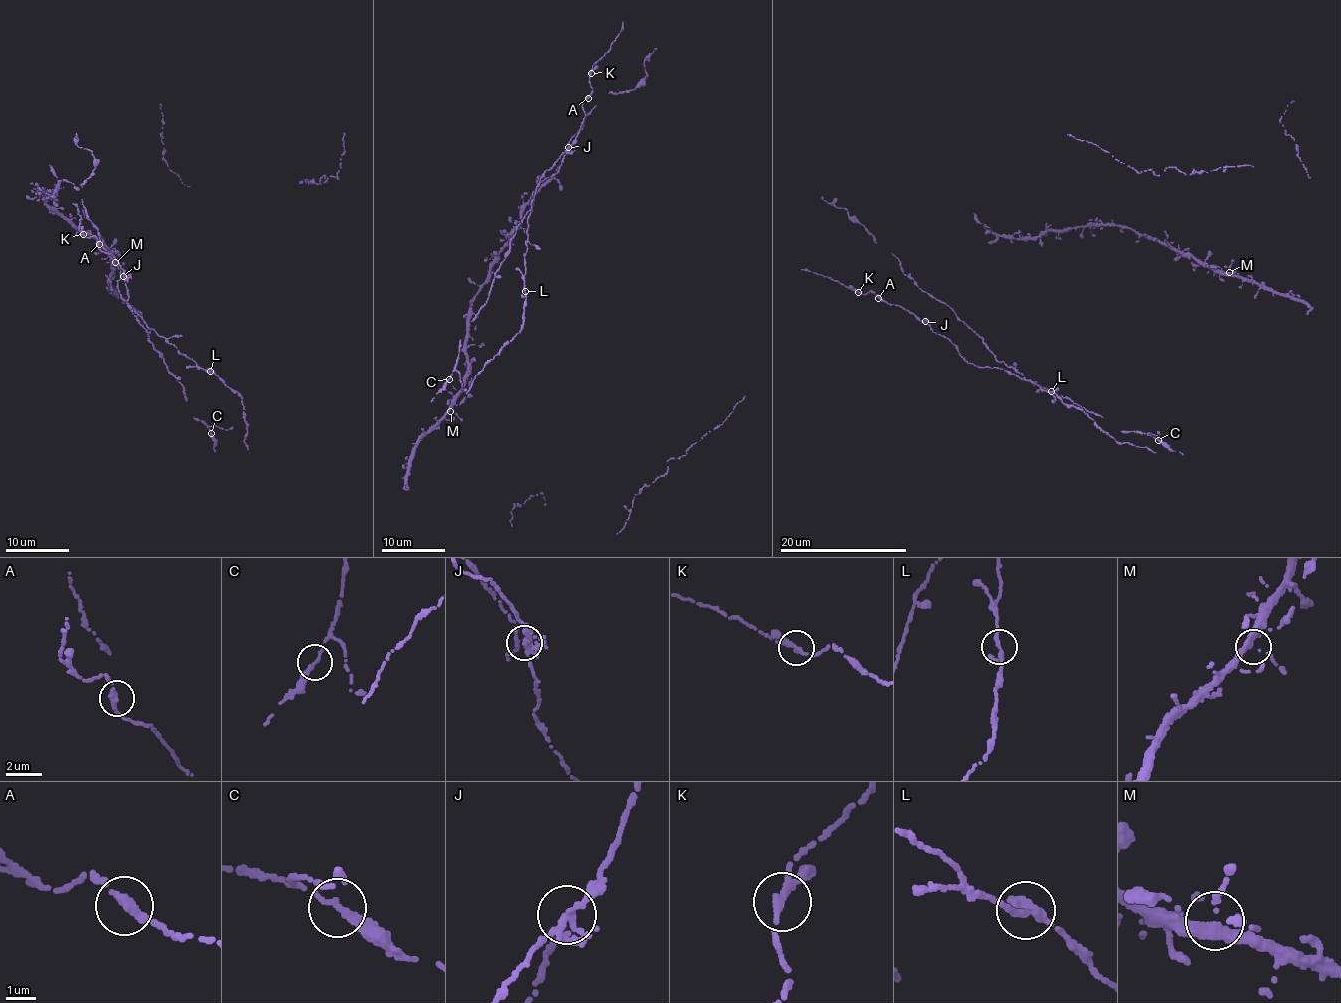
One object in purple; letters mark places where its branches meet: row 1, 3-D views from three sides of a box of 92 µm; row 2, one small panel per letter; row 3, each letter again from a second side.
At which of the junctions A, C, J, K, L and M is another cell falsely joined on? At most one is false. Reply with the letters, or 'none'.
none

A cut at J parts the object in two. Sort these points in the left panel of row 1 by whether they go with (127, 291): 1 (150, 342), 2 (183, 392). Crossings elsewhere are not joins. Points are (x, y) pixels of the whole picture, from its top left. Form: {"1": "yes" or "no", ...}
{"1": "yes", "2": "yes"}

